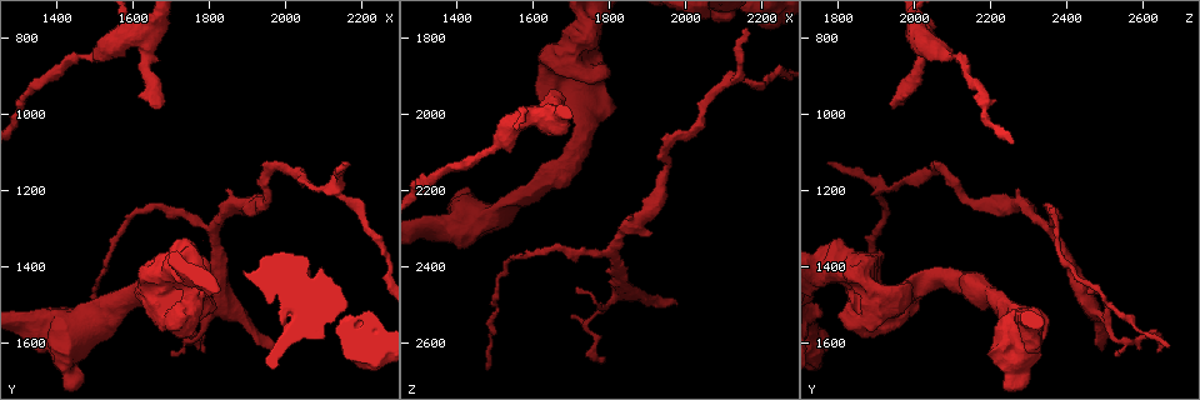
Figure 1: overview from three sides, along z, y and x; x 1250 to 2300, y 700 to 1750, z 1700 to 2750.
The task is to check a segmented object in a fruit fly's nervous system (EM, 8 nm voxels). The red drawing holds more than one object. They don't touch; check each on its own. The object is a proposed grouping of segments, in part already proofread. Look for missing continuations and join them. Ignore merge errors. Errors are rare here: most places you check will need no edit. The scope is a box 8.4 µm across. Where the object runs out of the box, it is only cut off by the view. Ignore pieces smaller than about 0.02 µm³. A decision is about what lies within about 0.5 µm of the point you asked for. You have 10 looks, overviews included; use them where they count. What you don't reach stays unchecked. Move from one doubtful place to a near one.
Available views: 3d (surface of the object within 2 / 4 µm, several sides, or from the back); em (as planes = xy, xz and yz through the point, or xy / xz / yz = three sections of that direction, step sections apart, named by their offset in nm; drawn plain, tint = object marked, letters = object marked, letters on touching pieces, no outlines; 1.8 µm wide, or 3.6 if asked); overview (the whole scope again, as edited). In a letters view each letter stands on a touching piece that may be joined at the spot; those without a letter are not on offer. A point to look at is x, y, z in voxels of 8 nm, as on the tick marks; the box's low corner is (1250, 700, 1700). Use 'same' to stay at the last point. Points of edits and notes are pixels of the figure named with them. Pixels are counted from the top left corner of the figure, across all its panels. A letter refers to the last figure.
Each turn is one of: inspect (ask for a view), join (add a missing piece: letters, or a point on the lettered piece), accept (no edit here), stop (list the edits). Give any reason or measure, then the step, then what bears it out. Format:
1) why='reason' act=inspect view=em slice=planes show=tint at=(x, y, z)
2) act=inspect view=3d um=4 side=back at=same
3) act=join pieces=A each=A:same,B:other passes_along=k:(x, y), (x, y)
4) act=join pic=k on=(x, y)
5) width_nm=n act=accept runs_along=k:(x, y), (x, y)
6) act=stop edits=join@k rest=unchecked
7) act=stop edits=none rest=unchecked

why='free end' act=inspect view=3d um=2 at=(1655, 985, 1940)

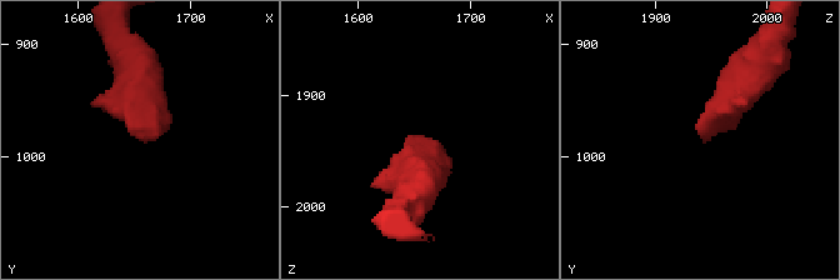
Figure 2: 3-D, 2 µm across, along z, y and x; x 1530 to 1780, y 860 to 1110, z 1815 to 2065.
act=inspect view=em slice=xz step=4 show=letters at=(1656, 986, 1944)

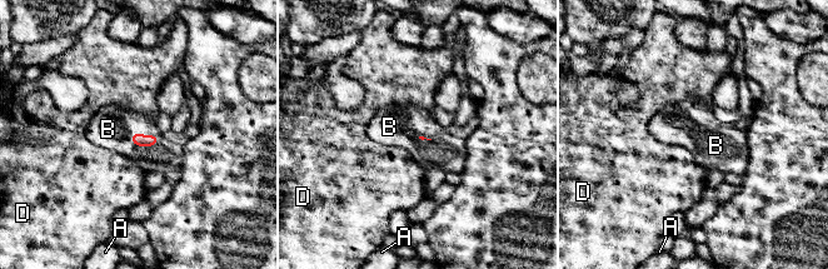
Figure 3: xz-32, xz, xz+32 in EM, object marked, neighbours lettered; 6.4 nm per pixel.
why='cut it another way' act=inspect view=em slice=yz step=4 show=letters at=same

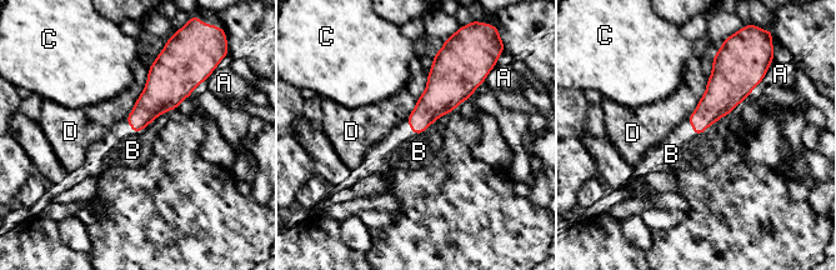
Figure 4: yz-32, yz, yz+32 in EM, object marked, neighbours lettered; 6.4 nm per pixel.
width_nm=140 act=join pieces=B each=A:other,B:same,C:other,D:other passes_along=4:(441, 96), (424, 130), (419, 151) found='the neuron continues'

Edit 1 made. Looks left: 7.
why='free end' act=inspect view=3d um=2 at=(1975, 1610, 2505)

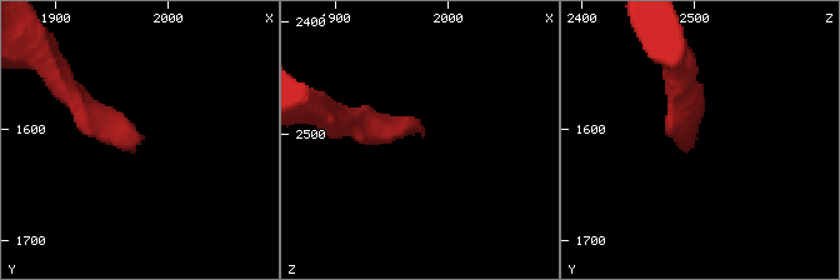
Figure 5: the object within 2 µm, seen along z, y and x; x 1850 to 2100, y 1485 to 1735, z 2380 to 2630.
act=inspect view=em slice=xz step=4 show=letters at=(1978, 1608, 2502)

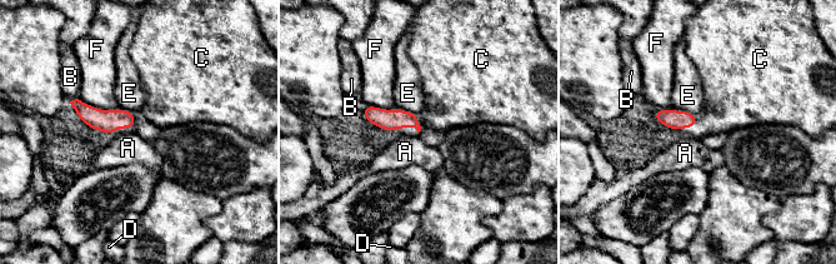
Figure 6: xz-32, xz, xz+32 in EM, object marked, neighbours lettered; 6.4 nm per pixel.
act=join pieces=C each=A:other,B:other,C:same,D:other,E:other,F:other passes_along=6:(672, 119), (691, 126), (725, 109) found='the neuron continues'

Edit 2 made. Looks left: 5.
why='free end' act=inspect view=em slice=planes show=letters at=(1785, 1630, 2635)

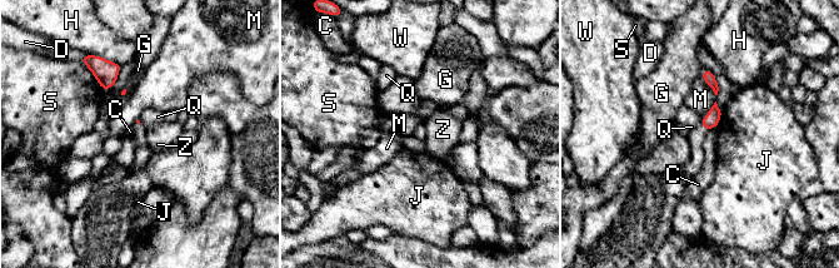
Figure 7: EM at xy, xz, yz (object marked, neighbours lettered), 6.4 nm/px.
act=accept each=C:other,D:other,G:other,H:other,J:other,M:other,Q:other,S:other,W:other,Z:other border=7:(714, 127), (705, 132) found='no lettered piece goes on from it'

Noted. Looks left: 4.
why='an open end' act=inspect view=em slice=planes show=letters at=(2210, 1580, 1780)

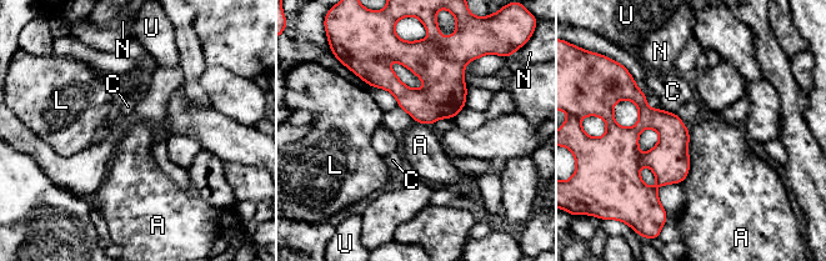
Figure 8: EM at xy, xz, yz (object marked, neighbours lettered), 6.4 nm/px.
act=accept each=A:other,C:other,L:other,N:other,U:other found='none of them fits'

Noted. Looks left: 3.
act=stop edits=join@4,join@6 rest=unchecked

